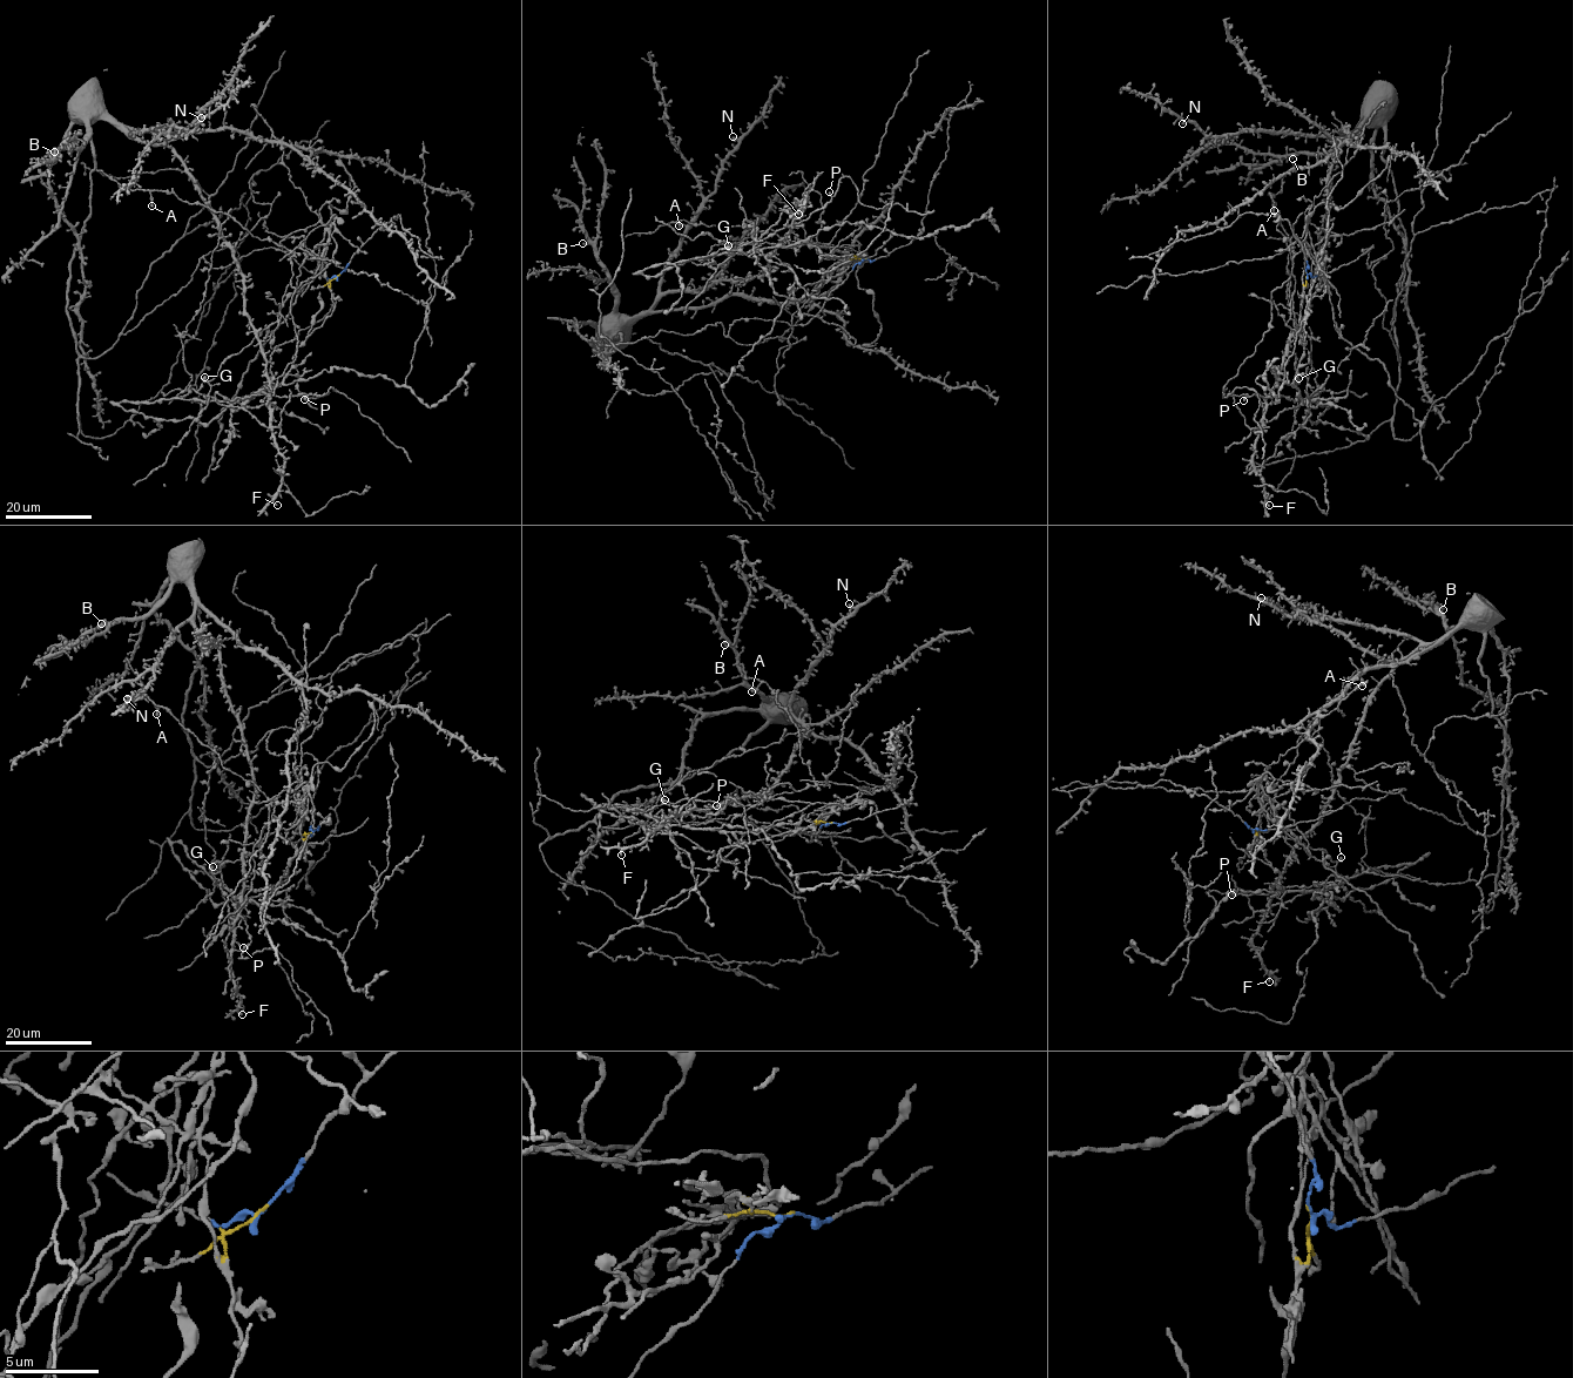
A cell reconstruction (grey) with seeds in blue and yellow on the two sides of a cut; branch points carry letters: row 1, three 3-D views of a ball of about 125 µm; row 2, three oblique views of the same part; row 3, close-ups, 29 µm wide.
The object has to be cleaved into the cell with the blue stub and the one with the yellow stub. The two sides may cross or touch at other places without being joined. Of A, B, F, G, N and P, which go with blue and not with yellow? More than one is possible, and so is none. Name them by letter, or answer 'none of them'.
B, F, N

